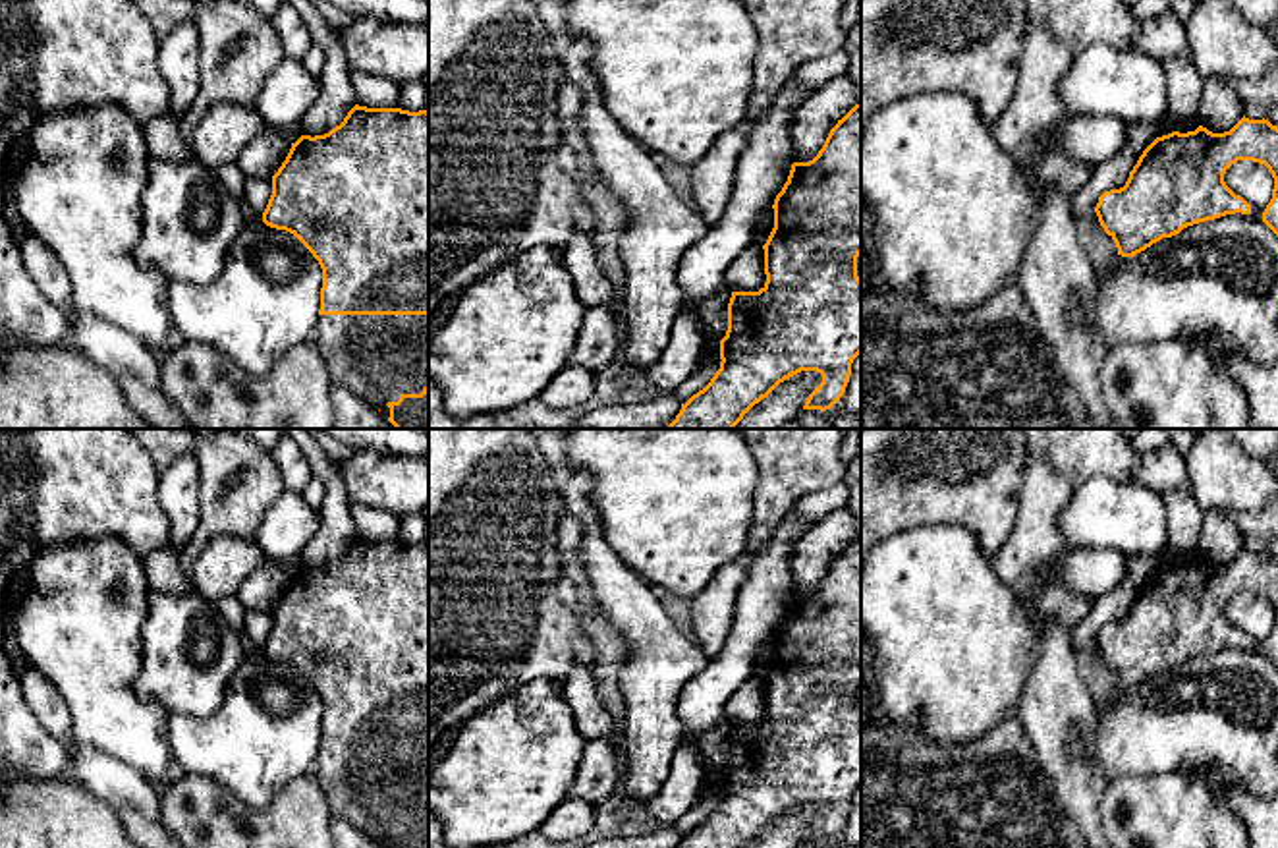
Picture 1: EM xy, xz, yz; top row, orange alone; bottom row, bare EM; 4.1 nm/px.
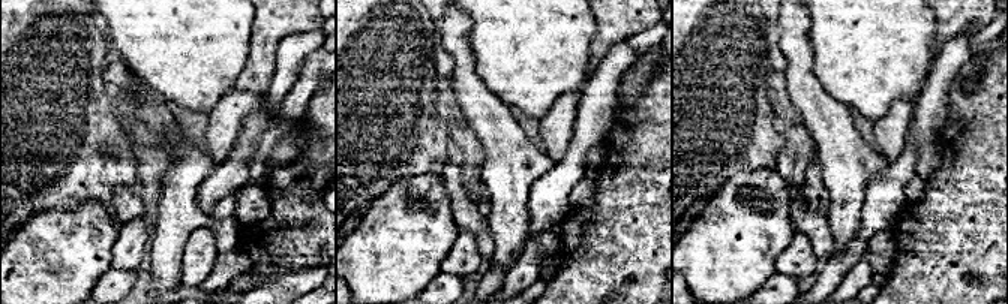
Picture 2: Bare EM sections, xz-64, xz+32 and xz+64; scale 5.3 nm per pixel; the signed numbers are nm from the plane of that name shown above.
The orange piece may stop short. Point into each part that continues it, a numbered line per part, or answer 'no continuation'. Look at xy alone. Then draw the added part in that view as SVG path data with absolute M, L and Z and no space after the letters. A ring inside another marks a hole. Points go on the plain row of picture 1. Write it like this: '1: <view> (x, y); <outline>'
1: xy (379, 791); M319 748L313 775L332 815L382 848L390 848L388 834L398 834L402 827L421 827L429 819L429 748Z

